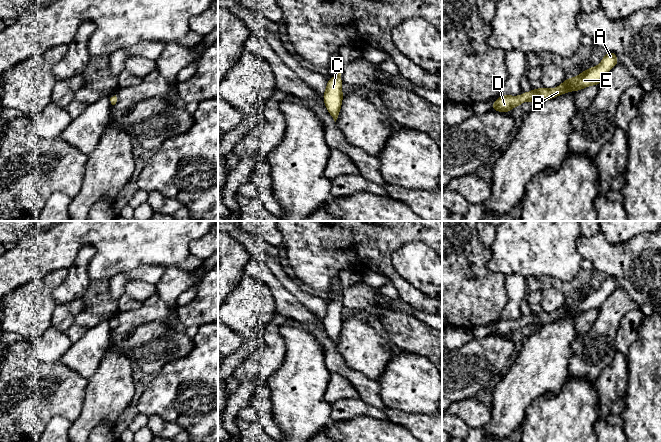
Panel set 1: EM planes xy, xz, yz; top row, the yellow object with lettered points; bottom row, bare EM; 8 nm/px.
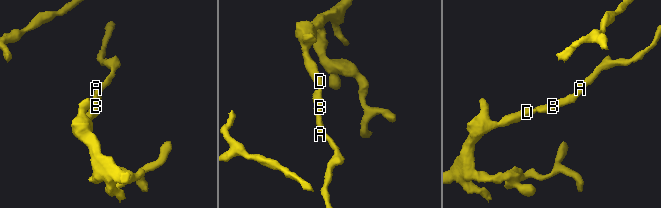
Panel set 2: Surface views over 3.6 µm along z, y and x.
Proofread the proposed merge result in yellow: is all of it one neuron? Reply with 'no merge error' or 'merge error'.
no merge error

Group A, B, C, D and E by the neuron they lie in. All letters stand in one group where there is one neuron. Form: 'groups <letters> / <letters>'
groups A B C D E

